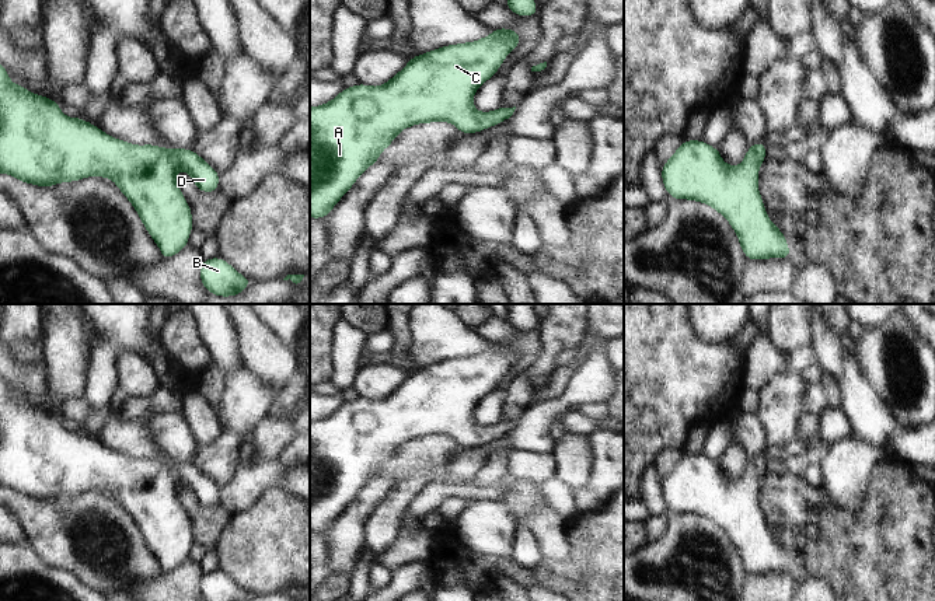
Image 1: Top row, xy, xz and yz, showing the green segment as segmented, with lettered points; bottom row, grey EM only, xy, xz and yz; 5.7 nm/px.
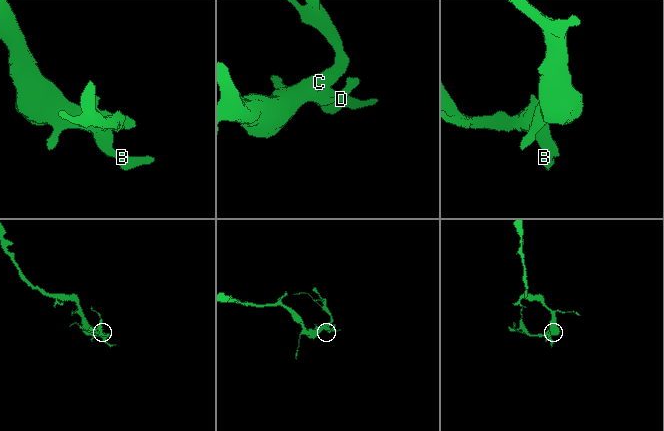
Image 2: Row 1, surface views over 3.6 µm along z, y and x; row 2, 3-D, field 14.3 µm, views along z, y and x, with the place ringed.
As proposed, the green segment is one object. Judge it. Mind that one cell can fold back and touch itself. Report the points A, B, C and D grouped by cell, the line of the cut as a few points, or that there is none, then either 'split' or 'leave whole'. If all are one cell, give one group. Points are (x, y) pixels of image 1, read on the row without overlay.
A B C D; no cut; leave whole

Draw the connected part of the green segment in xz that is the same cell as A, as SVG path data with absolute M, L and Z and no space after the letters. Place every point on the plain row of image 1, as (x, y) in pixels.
M493 342L493 346L474 356L444 359L419 370L409 371L407 380L385 398L371 401L356 398L343 403L327 417L310 420L310 531L325 532L342 510L355 499L357 492L373 478L384 462L407 441L418 437L449 436L463 448L484 445L509 433L516 420L496 422L491 426L478 426L474 420L475 405L496 389L506 370L521 357L516 343Z

